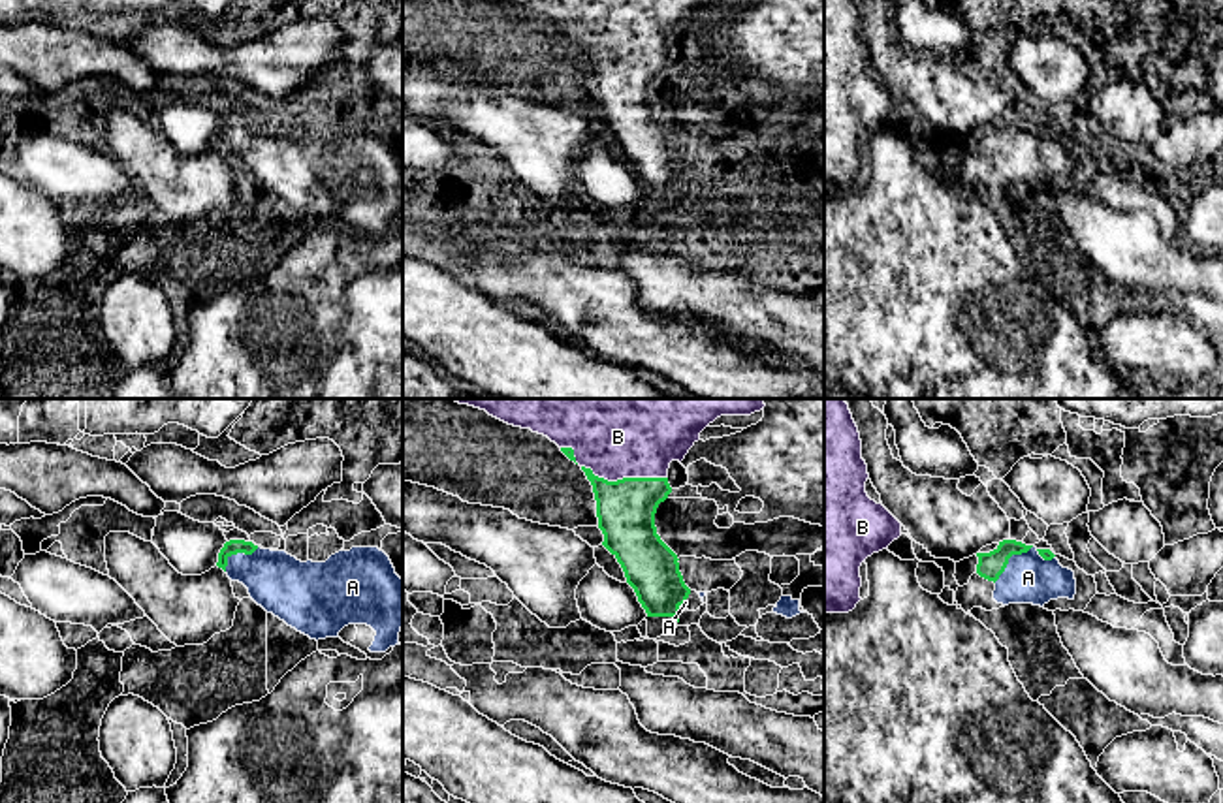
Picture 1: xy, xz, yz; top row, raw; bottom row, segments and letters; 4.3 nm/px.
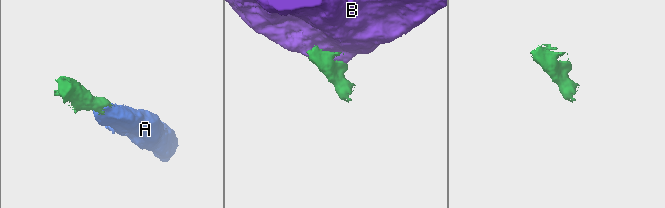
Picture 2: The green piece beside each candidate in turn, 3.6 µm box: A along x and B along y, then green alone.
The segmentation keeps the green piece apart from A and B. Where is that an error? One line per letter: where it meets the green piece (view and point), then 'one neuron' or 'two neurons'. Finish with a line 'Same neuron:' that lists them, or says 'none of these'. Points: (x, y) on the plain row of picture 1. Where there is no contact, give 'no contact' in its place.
A: meets green in yz at (1009, 136); one neuron
B: meets green in xz at (625, 57); one neuron
Same neuron: A, B

